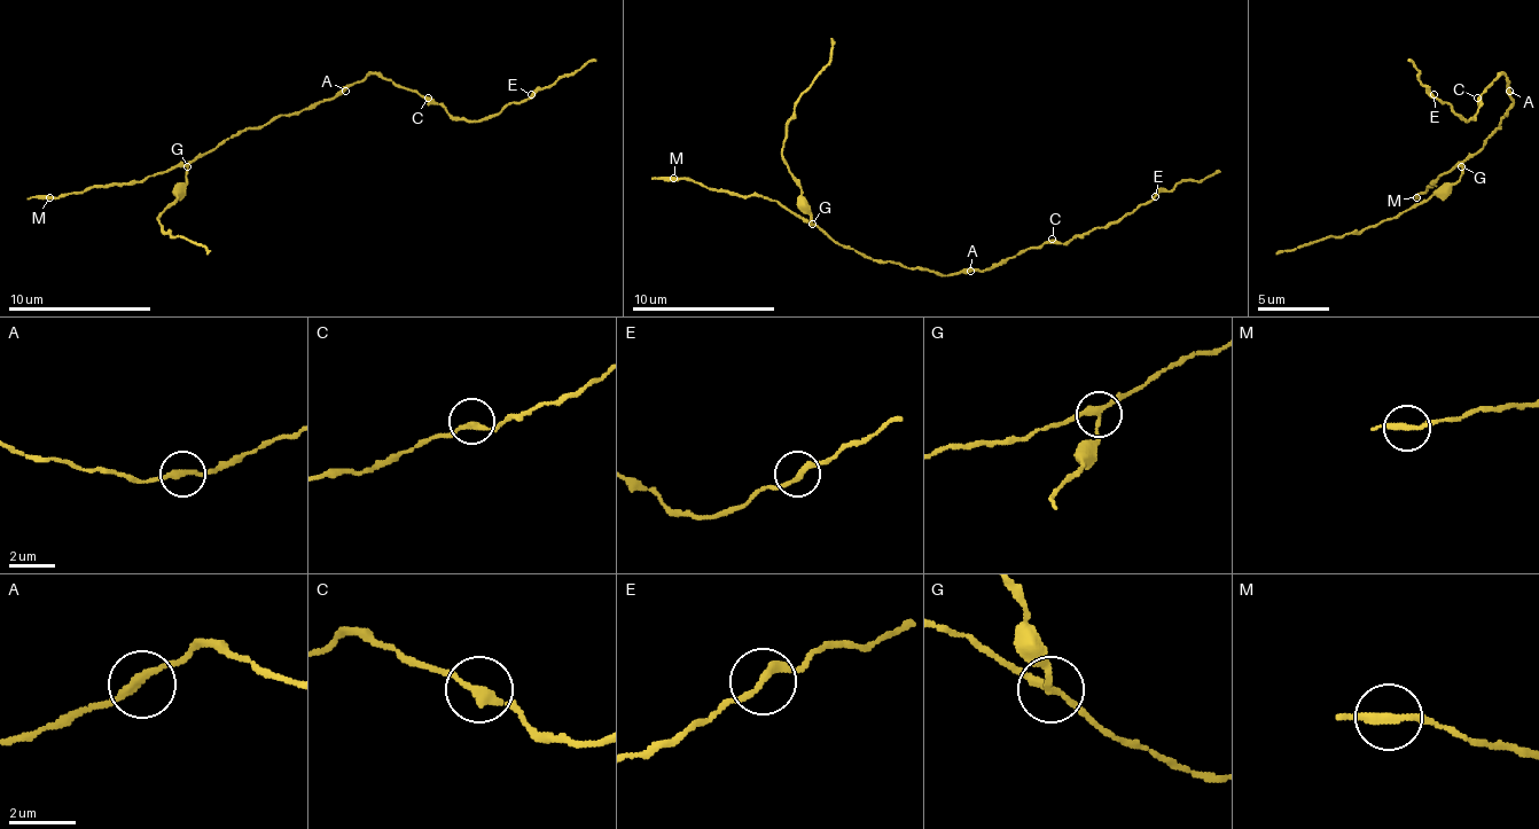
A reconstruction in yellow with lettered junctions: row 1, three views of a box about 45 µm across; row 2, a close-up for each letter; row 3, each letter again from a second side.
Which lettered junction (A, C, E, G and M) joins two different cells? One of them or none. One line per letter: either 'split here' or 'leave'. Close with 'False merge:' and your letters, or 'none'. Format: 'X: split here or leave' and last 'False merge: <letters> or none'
A: leave
C: leave
E: leave
G: split here
M: leave
False merge: G

